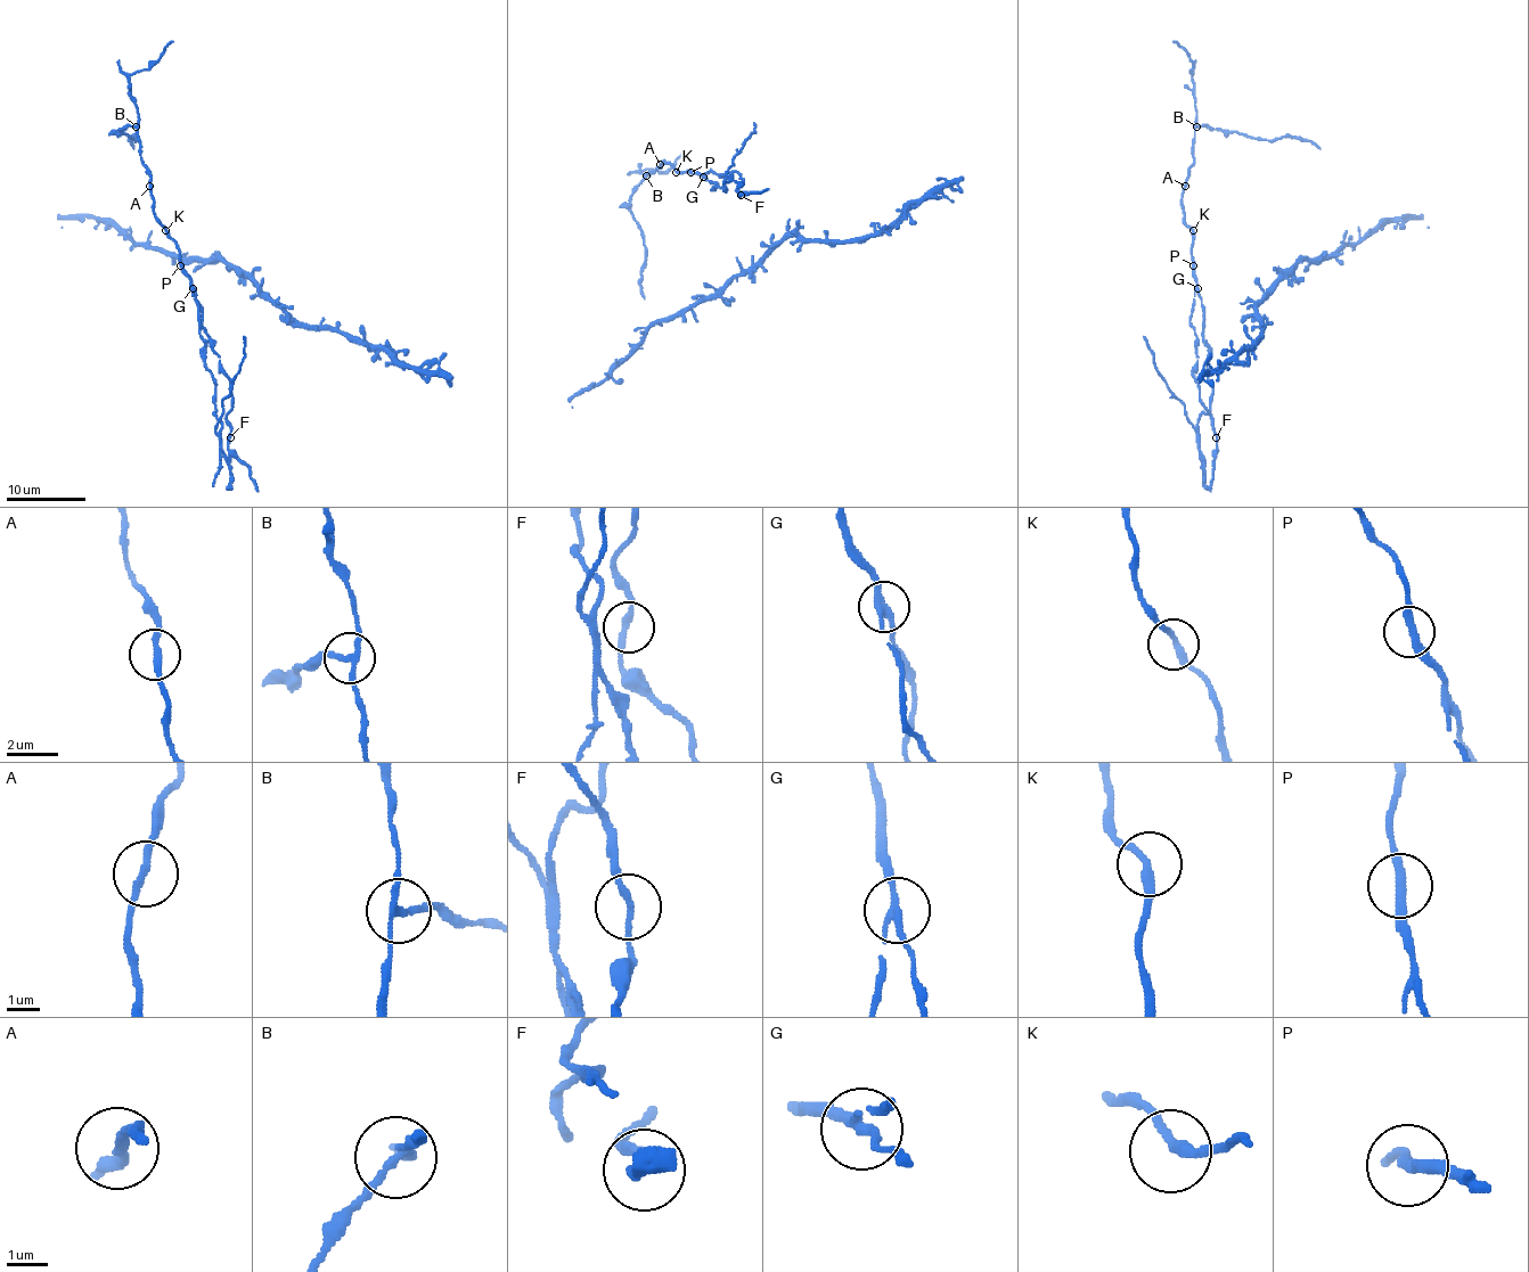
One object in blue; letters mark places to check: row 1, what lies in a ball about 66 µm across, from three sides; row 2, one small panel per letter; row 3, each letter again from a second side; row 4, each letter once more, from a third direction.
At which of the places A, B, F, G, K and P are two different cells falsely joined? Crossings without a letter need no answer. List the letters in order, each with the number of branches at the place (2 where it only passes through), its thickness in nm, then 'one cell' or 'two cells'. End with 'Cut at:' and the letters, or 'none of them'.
A: 2 | 220 nm | one cell
B: 3 | 180 nm | two cells
F: 2 | 200 nm | one cell
G: 2 | 240 nm | two cells
K: 2 | 260 nm | one cell
P: 2 | 280 nm | one cell
Cut at: B, G

